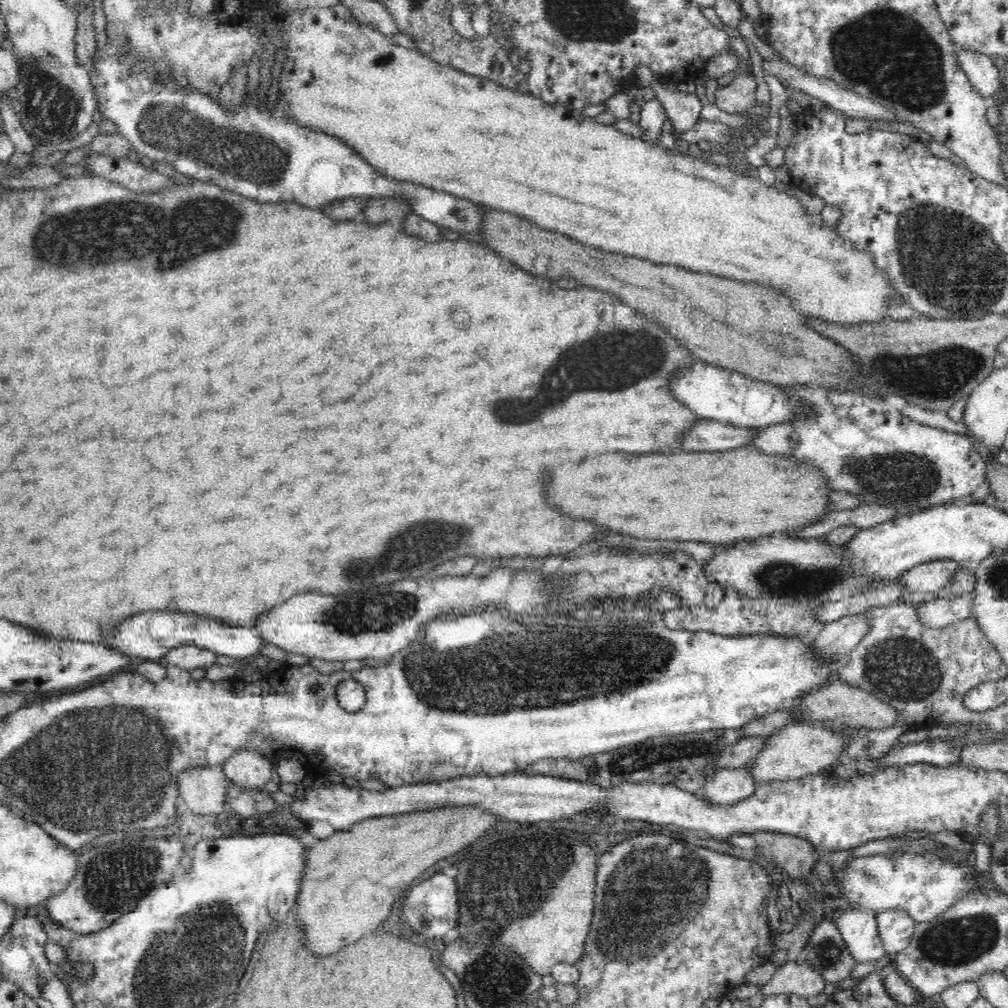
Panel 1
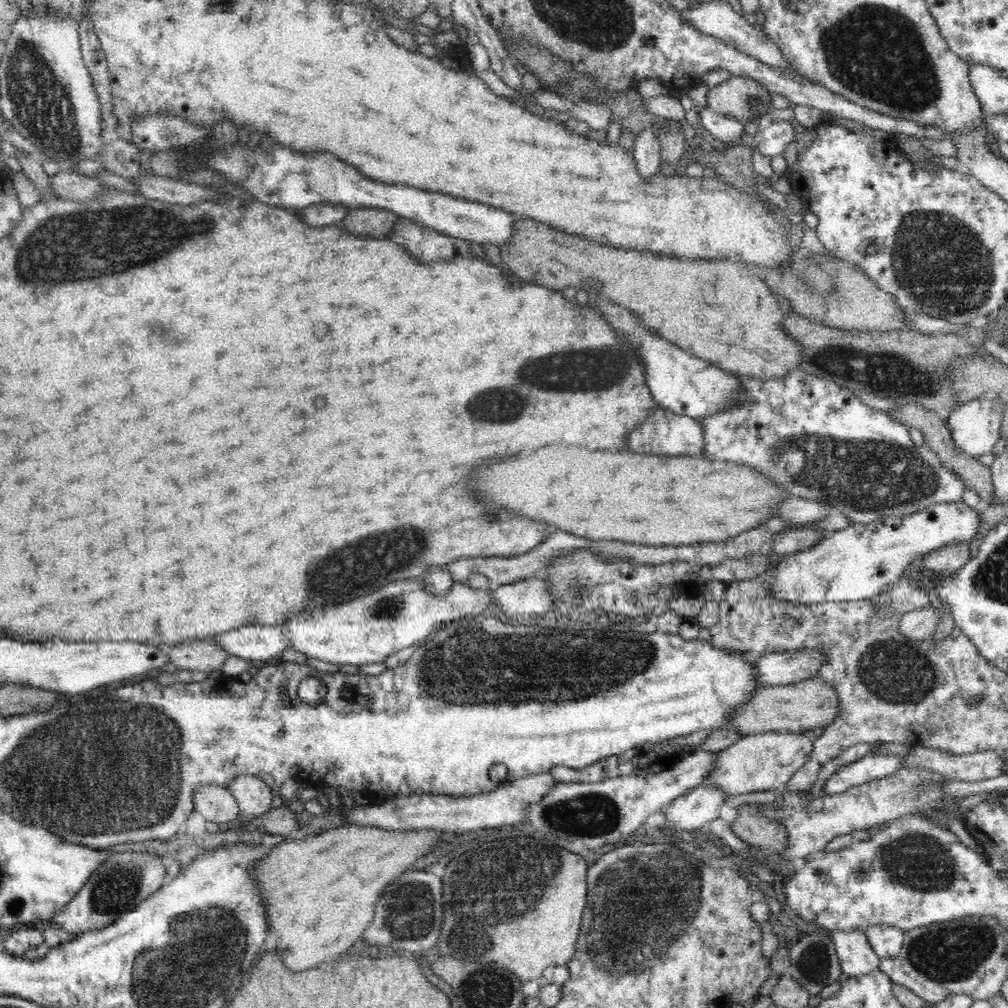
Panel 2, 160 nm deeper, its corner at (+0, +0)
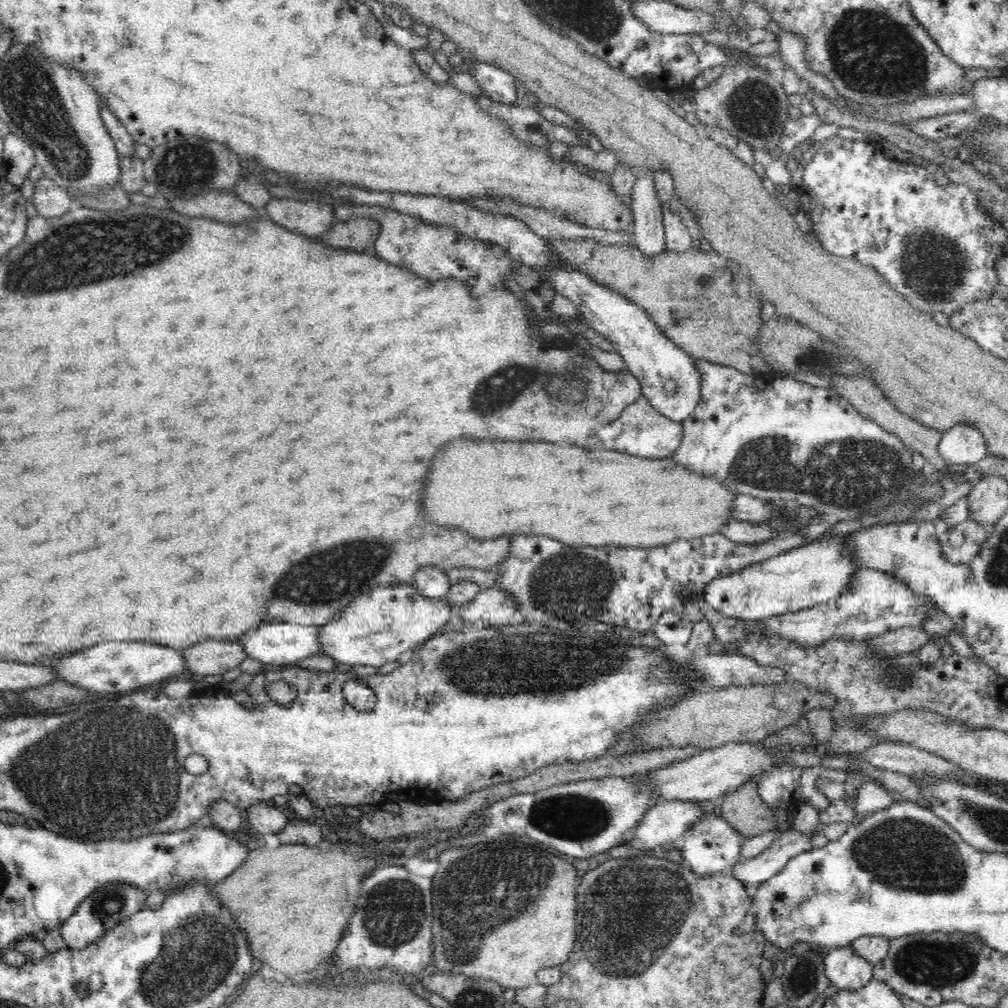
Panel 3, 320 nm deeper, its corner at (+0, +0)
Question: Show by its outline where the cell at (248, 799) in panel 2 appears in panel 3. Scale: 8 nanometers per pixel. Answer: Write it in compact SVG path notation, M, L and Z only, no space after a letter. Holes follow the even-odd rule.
M262 801L262 804L251 806L248 818L255 836L261 839L265 834L278 834L286 826L287 819L284 814L276 808L276 802Z

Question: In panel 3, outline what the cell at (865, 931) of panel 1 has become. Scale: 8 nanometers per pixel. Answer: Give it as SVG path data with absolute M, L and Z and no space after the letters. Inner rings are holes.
M850 945L829 950L823 959L828 986L835 986L837 992L858 990L873 979L873 964L856 955Z

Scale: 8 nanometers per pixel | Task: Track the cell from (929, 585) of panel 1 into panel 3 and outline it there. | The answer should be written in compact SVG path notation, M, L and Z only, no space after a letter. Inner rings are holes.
M968 520L944 532L939 538L939 546L942 547L948 562L954 565L968 565L976 559L980 548L988 541L988 538L990 538L989 529Z

